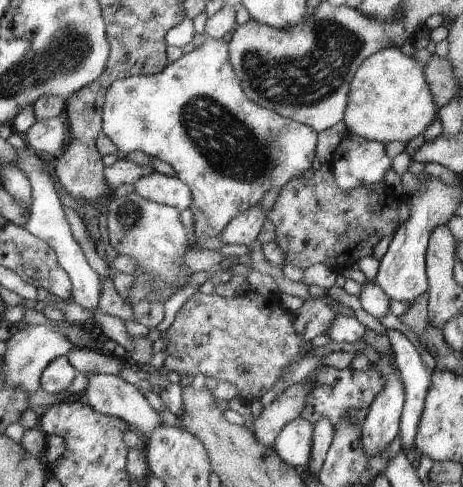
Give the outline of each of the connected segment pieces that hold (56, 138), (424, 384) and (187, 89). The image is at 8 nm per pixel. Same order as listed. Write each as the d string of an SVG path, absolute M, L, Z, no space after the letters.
M58 117L36 120L22 137L36 154L56 154L64 148L64 124Z
M387 330L386 335L391 345L391 350L394 352L394 361L400 377L405 384L405 406L400 418L400 440L402 440L402 449L408 451L414 447L416 439L417 427L420 423L420 418L425 406L426 394L429 393L430 382L432 382L432 372L428 370L422 362L421 355L416 347L406 338L402 332L396 330Z
M206 39L202 46L198 46L198 48L195 48L192 52L188 52L188 54L184 54L182 58L179 58L176 62L172 62L170 66L166 66L158 74L131 75L122 79L118 78L118 81L115 81L110 86L108 93L105 95L103 123L105 136L108 136L123 154L138 150L168 163L172 166L176 174L178 174L178 179L182 180L190 188L192 192L190 209L194 212L194 232L196 238L202 238L202 236L208 236L209 238L218 237L218 234L221 234L222 230L226 229L228 222L234 216L261 203L264 195L269 190L272 190L272 188L281 188L294 178L305 174L308 168L310 168L314 156L316 156L314 152L317 152L316 131L312 127L305 126L304 123L298 123L293 119L282 117L272 110L257 106L257 104L254 104L246 96L244 87L241 85L241 80L237 78L236 71L229 59L229 44L222 39Z

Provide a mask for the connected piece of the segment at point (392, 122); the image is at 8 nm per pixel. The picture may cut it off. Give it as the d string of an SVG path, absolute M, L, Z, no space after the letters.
M388 46L388 48L378 50L377 54L372 54L354 74L353 81L350 82L349 106L343 118L349 133L356 134L368 141L380 142L384 146L393 141L408 144L416 136L424 133L424 130L436 120L439 111L434 102L432 90L426 82L426 76L424 76L424 65L418 62L413 55L404 54L402 48L396 48L396 46Z

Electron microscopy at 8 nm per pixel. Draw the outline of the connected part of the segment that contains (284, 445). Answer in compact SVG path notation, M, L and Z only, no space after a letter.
M296 418L282 428L274 442L274 450L290 466L305 469L310 462L314 424L304 418Z

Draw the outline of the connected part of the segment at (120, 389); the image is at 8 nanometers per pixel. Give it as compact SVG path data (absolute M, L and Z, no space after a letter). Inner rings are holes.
M87 374L87 376L88 388L84 390L81 399L97 413L124 420L144 440L150 438L150 434L158 426L163 425L160 412L152 408L137 385L130 384L117 375Z

